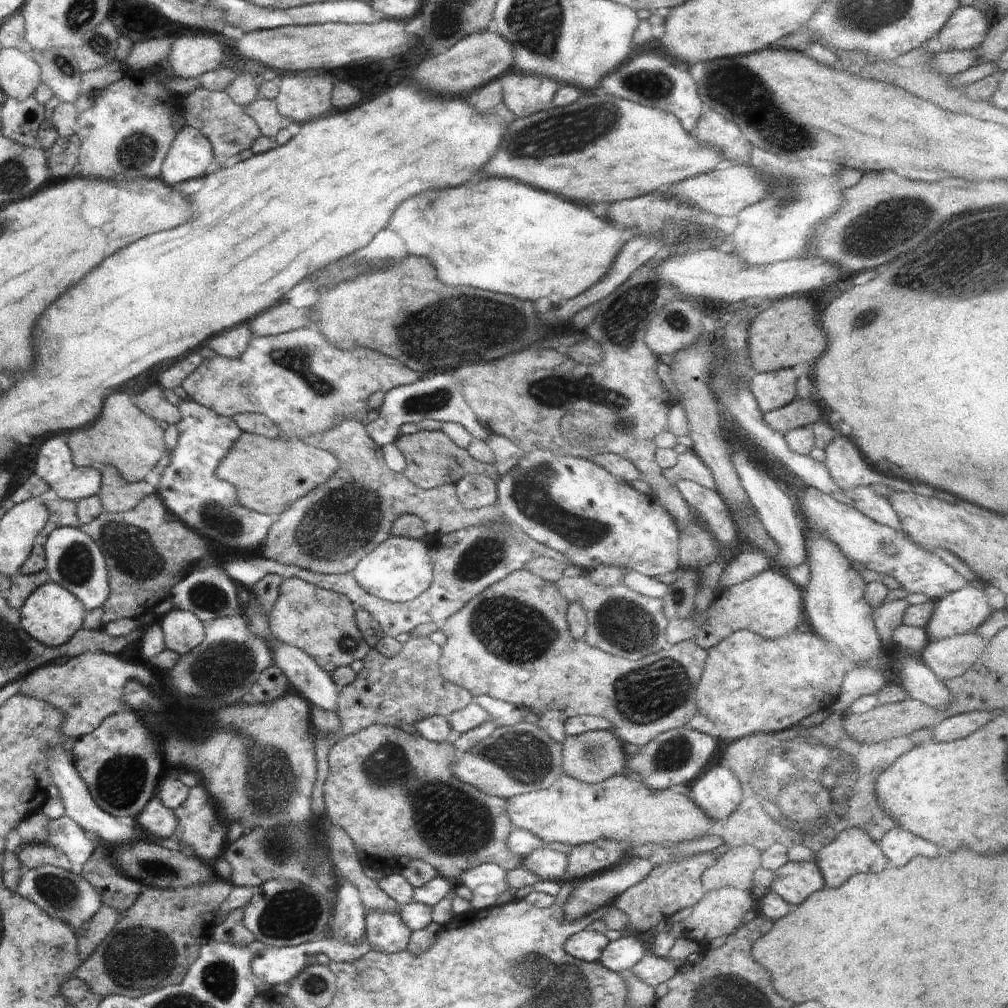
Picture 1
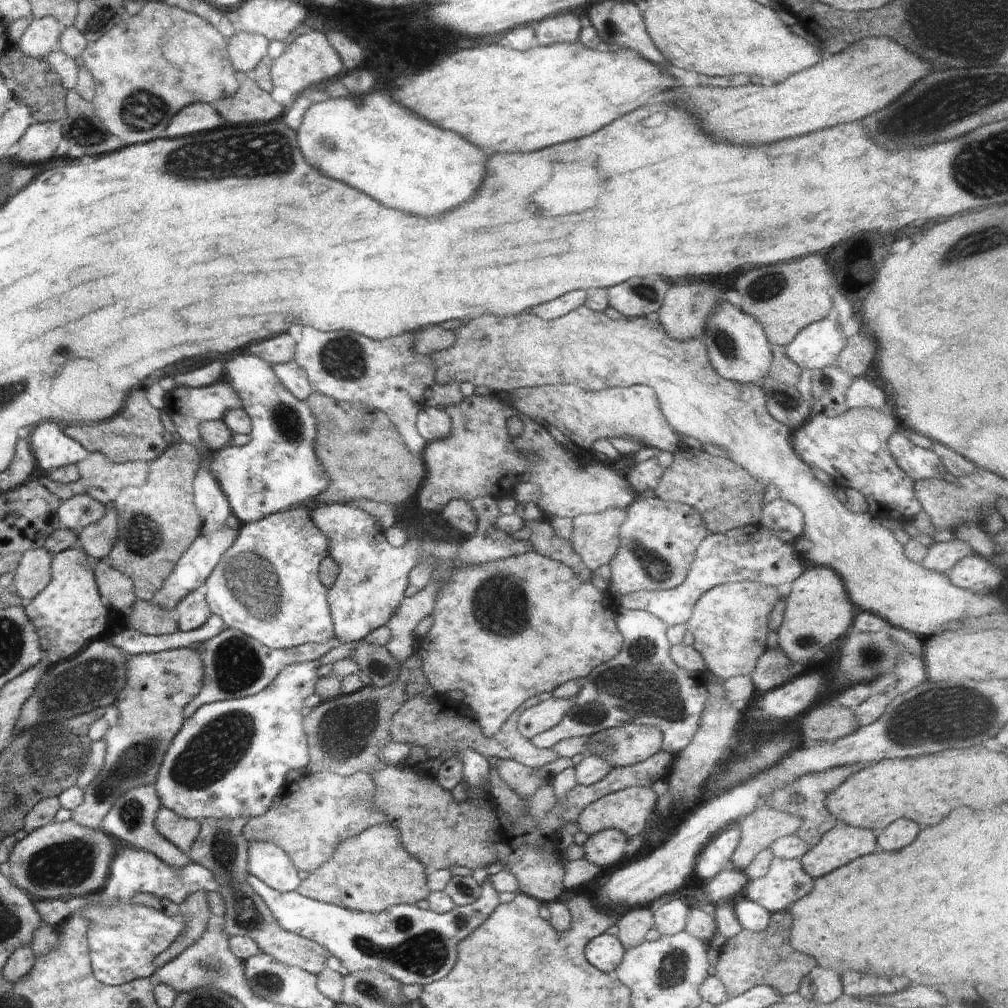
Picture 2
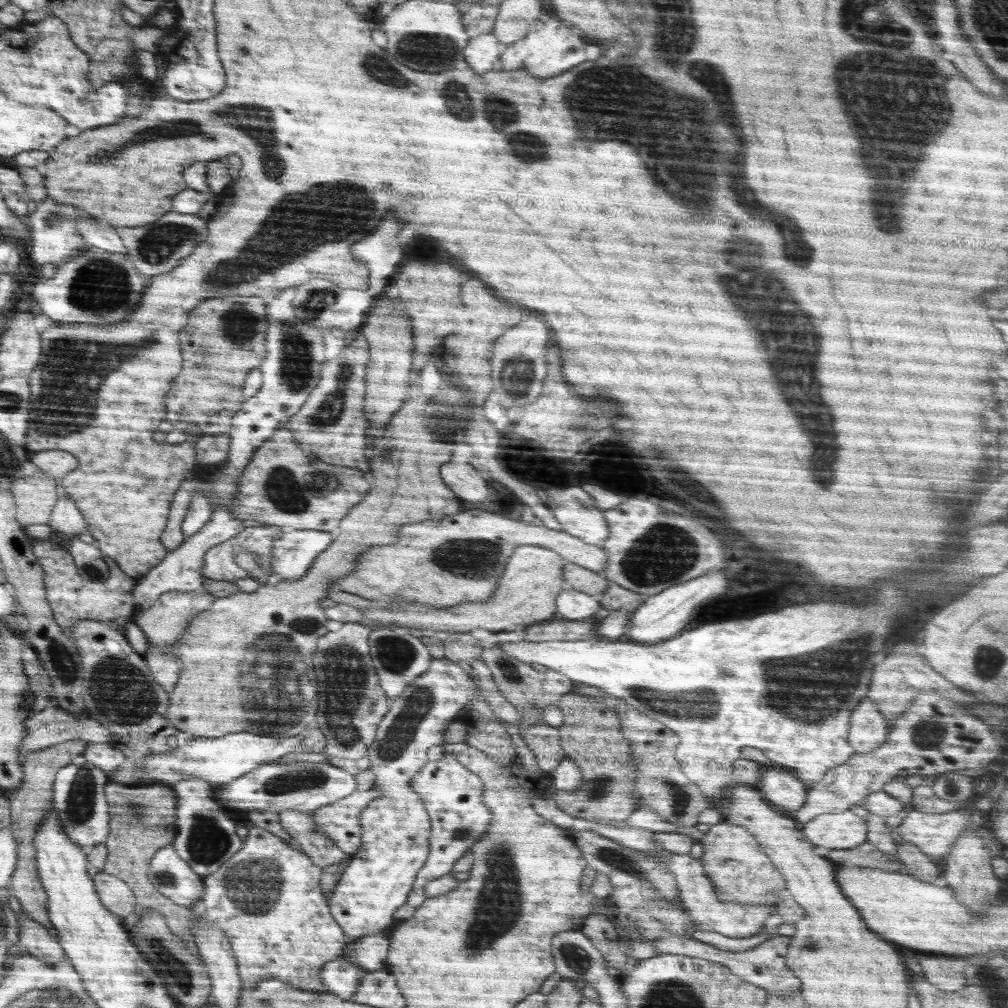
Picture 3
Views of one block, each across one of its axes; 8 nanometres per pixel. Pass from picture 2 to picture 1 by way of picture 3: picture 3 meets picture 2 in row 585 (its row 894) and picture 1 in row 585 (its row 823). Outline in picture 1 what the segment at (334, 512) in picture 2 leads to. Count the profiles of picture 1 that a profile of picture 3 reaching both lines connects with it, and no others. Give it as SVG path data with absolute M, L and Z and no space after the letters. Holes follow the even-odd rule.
M393 536L374 548L351 573L366 593L392 602L406 603L423 594L433 582L433 565L427 544L417 539Z

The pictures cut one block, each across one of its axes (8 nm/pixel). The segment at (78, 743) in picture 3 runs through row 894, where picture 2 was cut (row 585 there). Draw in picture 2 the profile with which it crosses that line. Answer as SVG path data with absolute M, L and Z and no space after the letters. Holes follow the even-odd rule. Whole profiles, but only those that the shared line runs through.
M44 546L25 552L13 578L16 594L25 602L44 591L53 579L53 555Z

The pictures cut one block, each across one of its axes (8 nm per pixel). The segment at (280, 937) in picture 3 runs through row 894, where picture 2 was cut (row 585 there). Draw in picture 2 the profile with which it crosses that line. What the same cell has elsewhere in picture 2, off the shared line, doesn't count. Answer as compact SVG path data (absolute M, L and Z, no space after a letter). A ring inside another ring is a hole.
M298 506L296 510L286 510L280 514L274 514L266 520L260 522L248 522L240 526L234 544L222 555L221 561L216 565L212 574L206 579L203 584L206 587L205 599L207 600L209 609L212 615L218 615L226 627L238 629L246 636L251 636L256 639L260 644L273 649L289 649L297 647L304 643L326 644L335 638L333 629L333 620L327 601L327 589L319 579L318 566L321 560L328 556L330 540L326 540L326 536L322 536L322 532L318 532L318 528L314 526L314 522L310 522L310 510L304 506Z

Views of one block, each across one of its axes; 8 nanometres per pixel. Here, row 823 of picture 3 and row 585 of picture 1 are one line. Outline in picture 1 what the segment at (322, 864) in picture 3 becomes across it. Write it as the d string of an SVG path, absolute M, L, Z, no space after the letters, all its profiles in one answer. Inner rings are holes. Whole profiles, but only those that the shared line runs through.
M288 578L282 582L280 596L269 612L270 631L277 640L302 650L320 669L331 674L354 660L364 659L370 650L357 628L357 612L358 608L346 596L317 588L298 578Z

